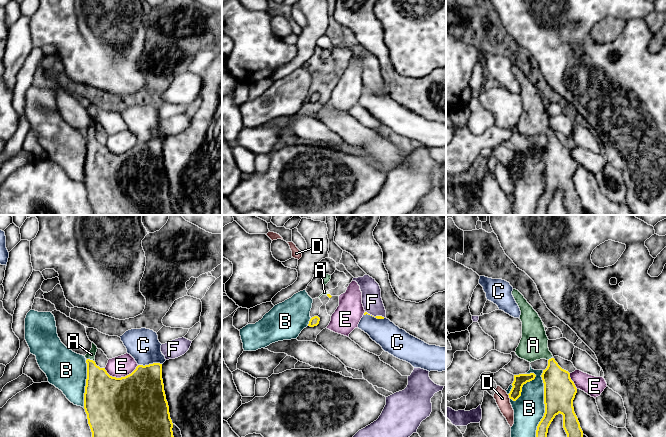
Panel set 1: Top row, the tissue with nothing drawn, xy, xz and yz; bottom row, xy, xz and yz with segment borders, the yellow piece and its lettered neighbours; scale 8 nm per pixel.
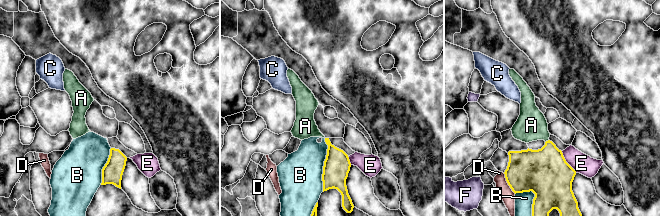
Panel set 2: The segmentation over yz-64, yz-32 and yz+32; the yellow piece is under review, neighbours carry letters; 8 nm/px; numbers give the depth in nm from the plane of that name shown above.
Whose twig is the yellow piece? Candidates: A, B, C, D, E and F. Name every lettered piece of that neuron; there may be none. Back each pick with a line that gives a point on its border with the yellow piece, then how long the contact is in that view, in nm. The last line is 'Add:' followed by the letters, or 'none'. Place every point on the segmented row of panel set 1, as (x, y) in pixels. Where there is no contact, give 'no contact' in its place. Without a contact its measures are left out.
A: contact xy (89, 359); length 60 nm
Add: A

